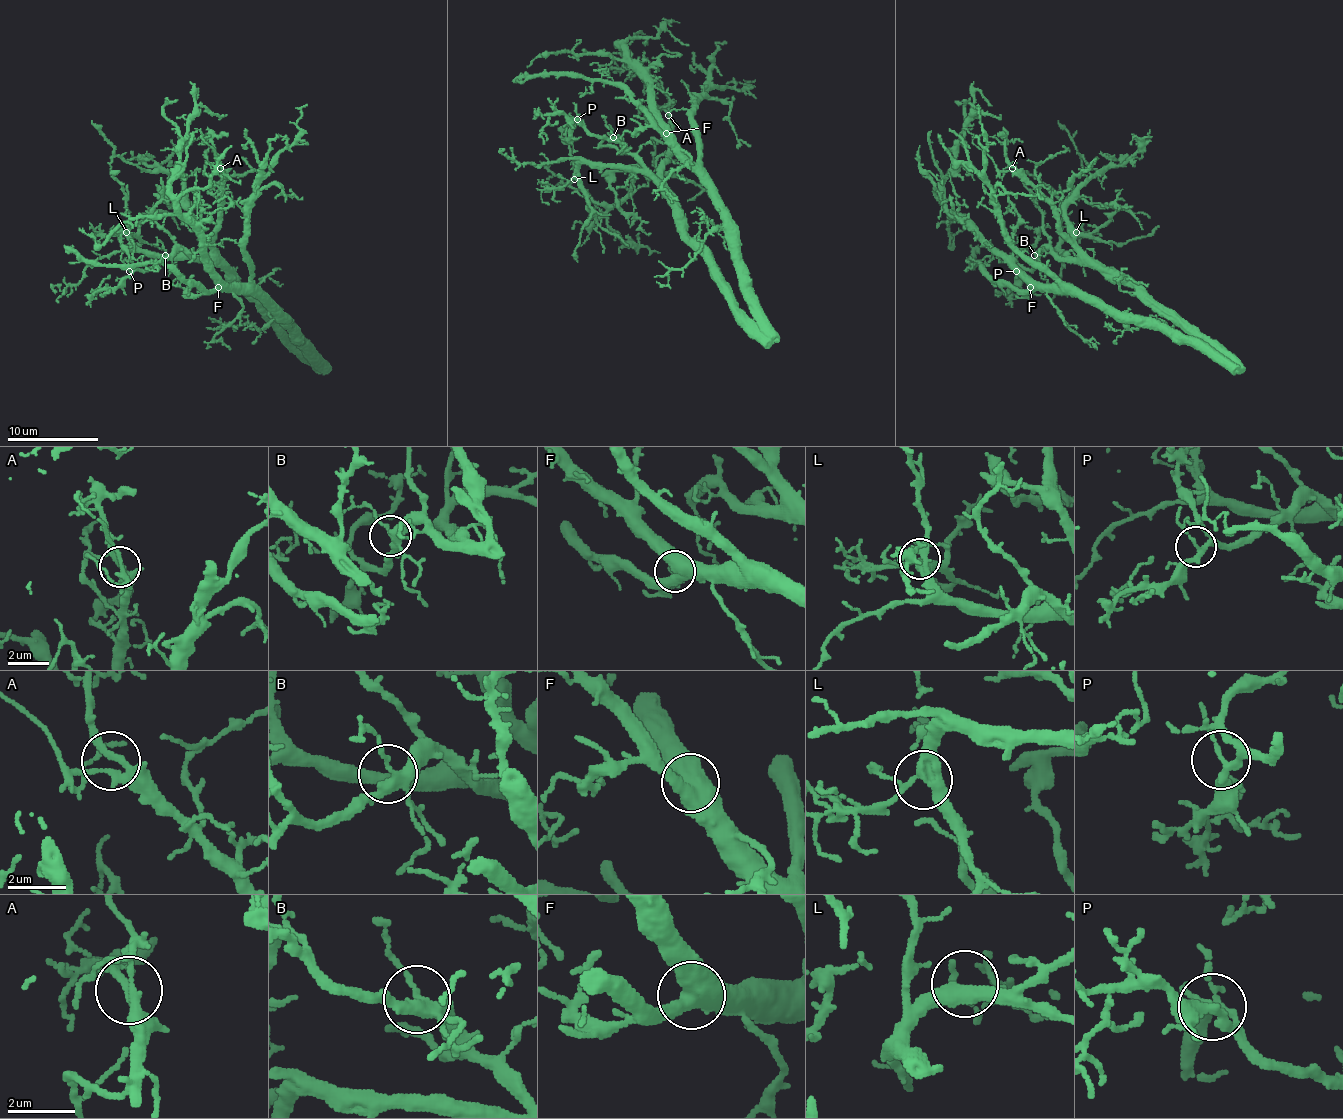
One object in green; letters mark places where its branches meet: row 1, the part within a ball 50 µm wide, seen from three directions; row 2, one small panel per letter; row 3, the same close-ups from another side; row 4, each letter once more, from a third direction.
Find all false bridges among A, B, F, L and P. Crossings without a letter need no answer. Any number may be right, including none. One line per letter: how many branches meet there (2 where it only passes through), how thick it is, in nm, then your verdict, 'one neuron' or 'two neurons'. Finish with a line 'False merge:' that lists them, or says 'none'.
A: branches 4; calibre 240 nm; one neuron
B: branches 4; calibre 320 nm; one neuron
F: branches 3; calibre 550 nm; one neuron
L: branches 4; calibre 360 nm; one neuron
P: branches 3; calibre 190 nm; one neuron
False merge: none

